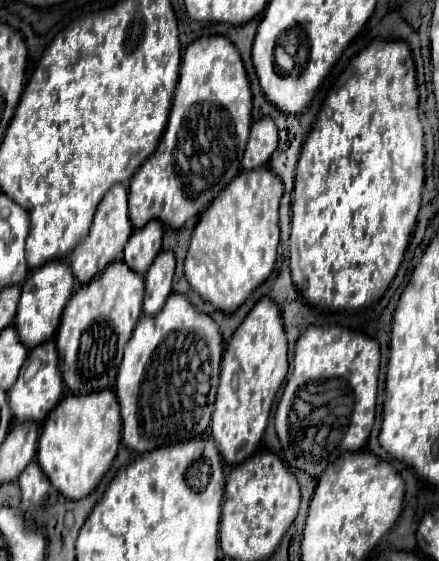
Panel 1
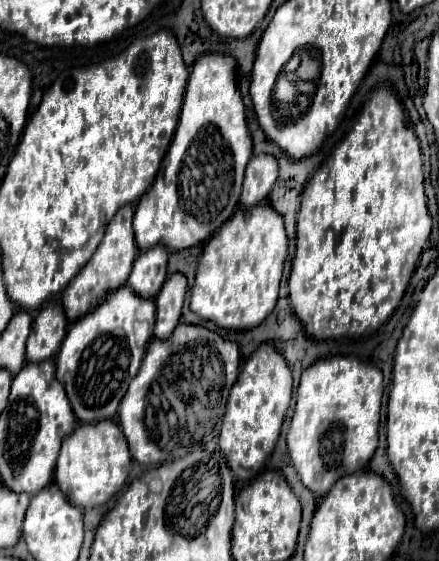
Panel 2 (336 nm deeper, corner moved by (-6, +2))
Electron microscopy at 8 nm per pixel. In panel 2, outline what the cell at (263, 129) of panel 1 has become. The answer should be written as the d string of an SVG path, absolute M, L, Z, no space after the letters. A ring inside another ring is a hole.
M256 155L254 159L250 159L246 167L246 179L240 203L244 207L254 207L266 201L268 191L272 189L276 177L278 177L278 167L272 155Z

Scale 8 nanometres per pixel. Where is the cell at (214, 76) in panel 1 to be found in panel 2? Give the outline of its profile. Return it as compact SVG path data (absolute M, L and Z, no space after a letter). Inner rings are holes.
M206 53L192 65L180 113L180 123L176 127L172 145L162 161L160 173L154 185L142 195L136 207L134 233L140 251L148 251L150 247L160 243L164 243L164 247L168 247L170 251L184 251L210 239L232 217L232 213L238 207L244 169L250 157L252 139L246 125L244 103L236 85L236 61L228 55Z

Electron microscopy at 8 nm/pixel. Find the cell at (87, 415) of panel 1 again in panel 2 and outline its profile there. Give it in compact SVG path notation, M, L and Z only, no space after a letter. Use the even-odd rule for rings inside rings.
M114 421L84 423L68 439L64 439L56 463L56 485L64 497L76 507L98 507L114 497L126 483L130 473L130 451L124 433Z

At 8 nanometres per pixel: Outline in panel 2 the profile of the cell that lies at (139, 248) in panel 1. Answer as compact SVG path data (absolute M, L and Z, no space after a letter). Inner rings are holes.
M156 245L136 257L128 285L142 299L154 299L166 281L168 249Z

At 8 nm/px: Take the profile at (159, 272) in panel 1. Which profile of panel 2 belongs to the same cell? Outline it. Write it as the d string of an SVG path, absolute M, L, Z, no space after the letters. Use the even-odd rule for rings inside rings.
M174 273L166 279L160 293L156 295L156 339L168 339L176 325L180 323L182 303L186 295L186 277L182 273Z

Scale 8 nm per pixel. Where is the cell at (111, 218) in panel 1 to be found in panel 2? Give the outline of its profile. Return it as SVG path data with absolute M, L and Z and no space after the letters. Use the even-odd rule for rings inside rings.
M132 205L122 207L114 215L114 219L106 227L102 243L98 245L98 249L94 251L90 261L78 271L78 275L62 291L60 303L64 307L64 315L66 315L68 323L76 323L76 319L80 319L80 315L88 315L88 311L94 311L112 291L126 285L128 275L132 271L132 263L138 255L138 247L136 247L136 241L134 241L134 231L132 231L132 217L134 217L134 207Z

